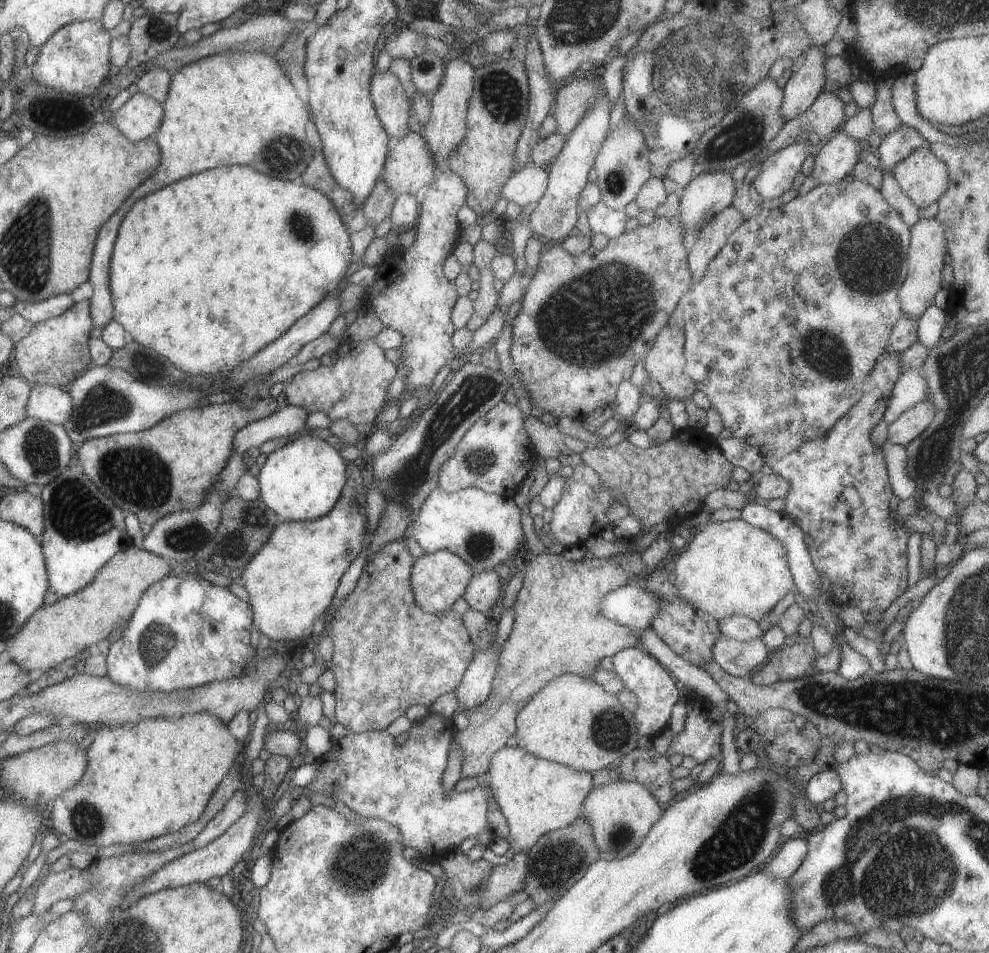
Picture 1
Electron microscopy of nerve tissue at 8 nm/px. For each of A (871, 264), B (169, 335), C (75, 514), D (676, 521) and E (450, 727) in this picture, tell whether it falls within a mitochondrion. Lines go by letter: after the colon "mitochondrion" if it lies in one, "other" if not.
A: mitochondrion
B: other
C: mitochondrion
D: other
E: other

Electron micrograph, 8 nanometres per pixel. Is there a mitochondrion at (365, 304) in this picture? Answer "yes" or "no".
no

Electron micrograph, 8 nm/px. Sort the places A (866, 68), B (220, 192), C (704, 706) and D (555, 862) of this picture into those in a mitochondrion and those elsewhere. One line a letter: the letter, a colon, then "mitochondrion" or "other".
A: other
B: other
C: other
D: mitochondrion

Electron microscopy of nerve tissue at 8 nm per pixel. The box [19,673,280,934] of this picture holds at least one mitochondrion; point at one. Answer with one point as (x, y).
(88, 821)

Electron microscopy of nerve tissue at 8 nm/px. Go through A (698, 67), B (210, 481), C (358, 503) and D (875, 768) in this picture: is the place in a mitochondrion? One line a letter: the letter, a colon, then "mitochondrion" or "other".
A: mitochondrion
B: other
C: other
D: other

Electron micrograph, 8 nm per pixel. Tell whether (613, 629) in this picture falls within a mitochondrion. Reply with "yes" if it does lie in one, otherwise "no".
no

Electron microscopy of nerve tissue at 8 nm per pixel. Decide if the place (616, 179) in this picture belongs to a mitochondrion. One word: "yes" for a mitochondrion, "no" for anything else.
yes

